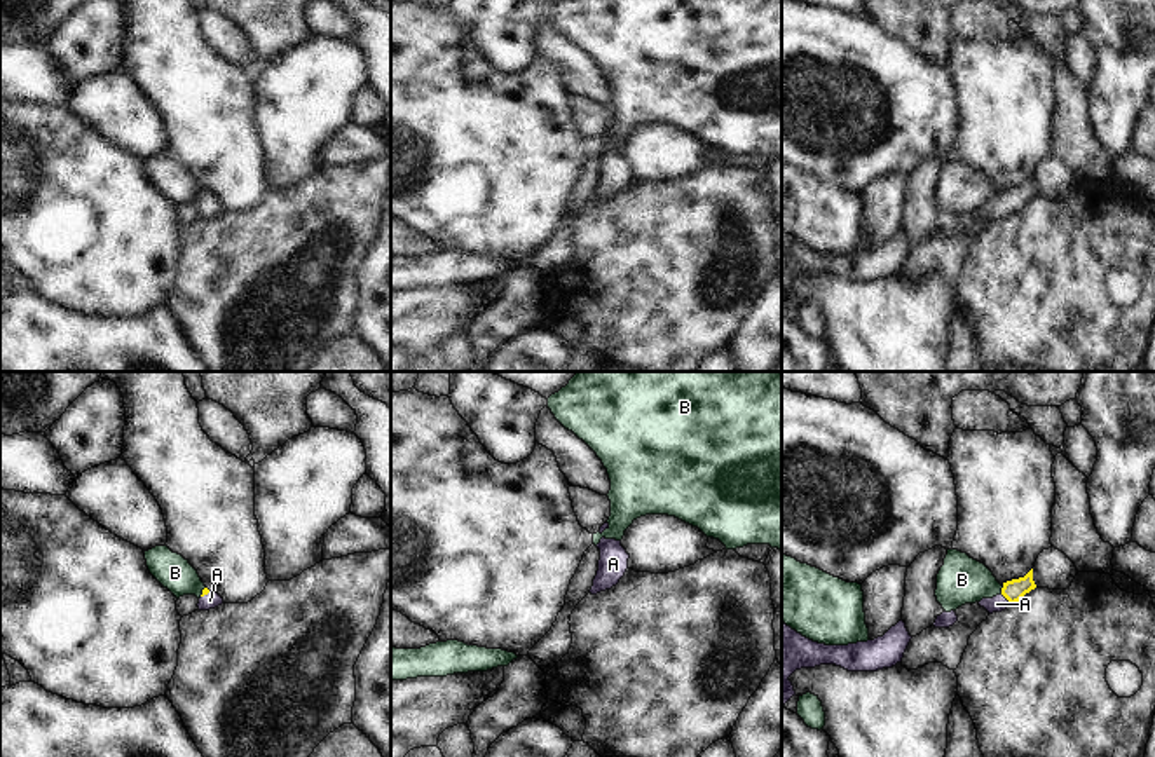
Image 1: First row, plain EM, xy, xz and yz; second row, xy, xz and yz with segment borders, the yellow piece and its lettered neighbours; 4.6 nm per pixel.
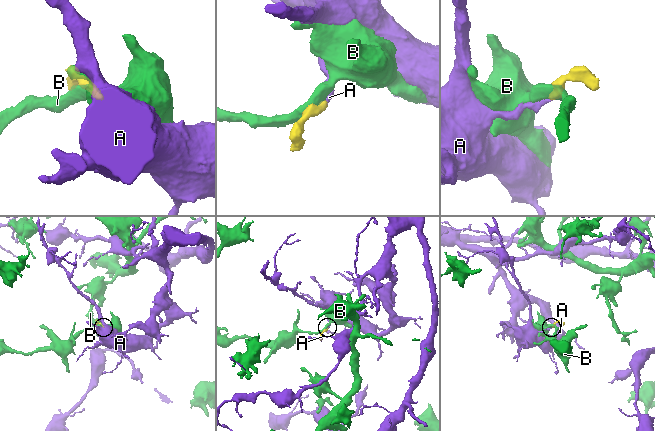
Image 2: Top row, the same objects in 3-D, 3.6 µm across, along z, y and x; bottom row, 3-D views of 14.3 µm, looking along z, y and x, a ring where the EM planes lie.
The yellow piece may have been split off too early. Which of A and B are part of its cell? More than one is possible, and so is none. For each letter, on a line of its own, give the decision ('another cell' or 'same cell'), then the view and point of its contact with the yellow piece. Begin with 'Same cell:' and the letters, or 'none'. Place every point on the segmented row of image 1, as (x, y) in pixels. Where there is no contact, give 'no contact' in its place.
Same cell: A
A: same cell; contact yz (1005, 597)
B: another cell; contact yz (1002, 590)

